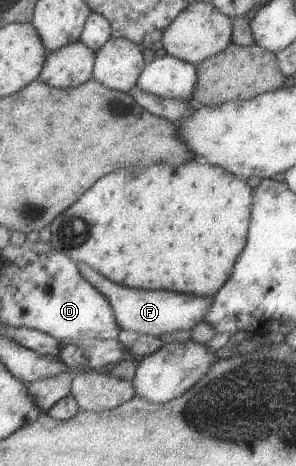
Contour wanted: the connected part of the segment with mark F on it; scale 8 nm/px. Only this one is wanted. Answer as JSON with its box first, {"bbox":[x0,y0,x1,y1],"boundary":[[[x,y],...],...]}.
{"bbox":[78,261,215,337],"boundary":[[[79,261],[78,266],[82,276],[111,300],[114,310],[117,312],[117,321],[124,331],[134,331],[158,337],[169,332],[172,334],[176,330],[192,330],[200,322],[206,321],[205,317],[215,303],[215,298],[212,295],[203,297],[202,295],[168,292],[168,290],[149,291],[127,287],[111,281],[105,274],[98,272],[87,262]]]}

